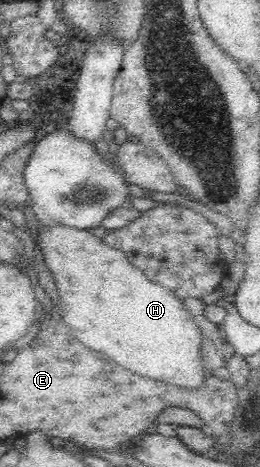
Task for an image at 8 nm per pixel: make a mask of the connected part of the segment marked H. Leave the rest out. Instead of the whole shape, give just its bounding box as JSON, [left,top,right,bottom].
[36,224,208,390]

